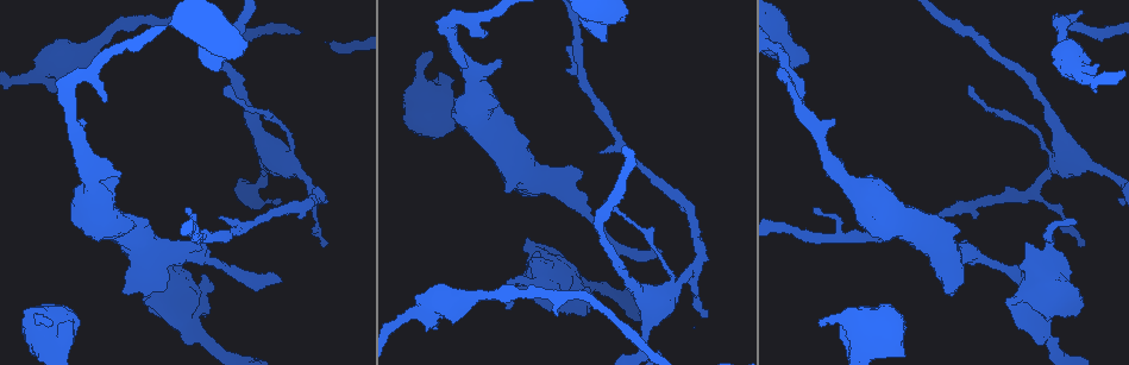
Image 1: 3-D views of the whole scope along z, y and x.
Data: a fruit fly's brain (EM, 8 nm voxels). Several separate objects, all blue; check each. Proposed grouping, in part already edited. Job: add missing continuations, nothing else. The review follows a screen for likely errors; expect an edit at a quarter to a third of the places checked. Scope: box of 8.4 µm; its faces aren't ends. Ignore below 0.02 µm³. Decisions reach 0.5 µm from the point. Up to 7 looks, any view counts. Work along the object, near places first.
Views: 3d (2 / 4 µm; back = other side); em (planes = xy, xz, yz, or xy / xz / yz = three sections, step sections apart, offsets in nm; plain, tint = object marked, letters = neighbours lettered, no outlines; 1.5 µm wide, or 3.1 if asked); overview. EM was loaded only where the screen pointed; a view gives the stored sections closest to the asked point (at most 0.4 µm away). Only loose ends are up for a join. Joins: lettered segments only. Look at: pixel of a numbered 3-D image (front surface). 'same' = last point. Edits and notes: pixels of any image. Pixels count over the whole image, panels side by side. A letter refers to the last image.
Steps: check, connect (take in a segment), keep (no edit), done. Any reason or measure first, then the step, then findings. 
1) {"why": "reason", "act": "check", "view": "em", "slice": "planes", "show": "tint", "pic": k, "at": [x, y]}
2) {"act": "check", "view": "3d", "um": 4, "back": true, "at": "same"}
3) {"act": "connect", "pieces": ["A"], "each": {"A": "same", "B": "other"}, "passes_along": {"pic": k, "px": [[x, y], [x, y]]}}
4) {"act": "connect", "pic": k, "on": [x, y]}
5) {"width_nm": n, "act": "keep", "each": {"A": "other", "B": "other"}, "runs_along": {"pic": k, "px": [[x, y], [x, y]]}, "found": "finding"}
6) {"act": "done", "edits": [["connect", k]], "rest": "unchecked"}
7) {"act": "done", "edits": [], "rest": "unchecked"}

{"why": "free end", "act": "check", "view": "em", "slice": "yz", "step": 8, "show": "letters", "pic": 1, "at": [501, 63]}

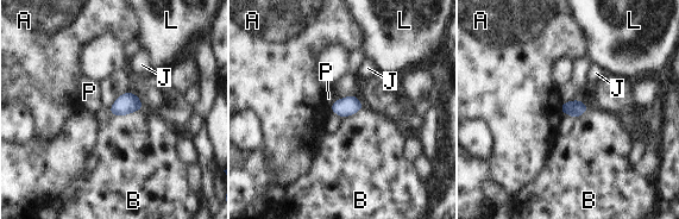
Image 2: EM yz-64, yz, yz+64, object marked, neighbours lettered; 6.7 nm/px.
{"why": "another direction", "act": "check", "view": "em", "slice": "xz", "step": 8, "show": "letters", "at": "same"}

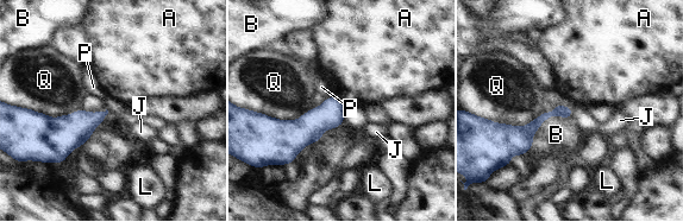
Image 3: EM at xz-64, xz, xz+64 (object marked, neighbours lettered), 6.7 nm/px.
{"act": "keep", "each": {"A": "other", "B": "other", "J": "other", "L": "other", "P": "other", "Q": "other"}, "border": {"pic": 3, "px": [[570, 115], [547, 118], [530, 148]]}, "found": "none of them fits"}

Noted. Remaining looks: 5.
{"why": "an open end", "act": "check", "view": "3d", "um": 4, "pic": 1, "at": [200, 246]}

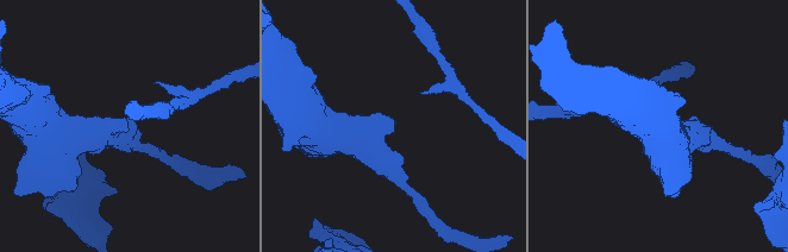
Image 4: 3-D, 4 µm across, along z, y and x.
{"why": "need the tissue", "act": "check", "view": "em", "slice": "planes", "show": "tint", "pic": 4, "at": [394, 125]}

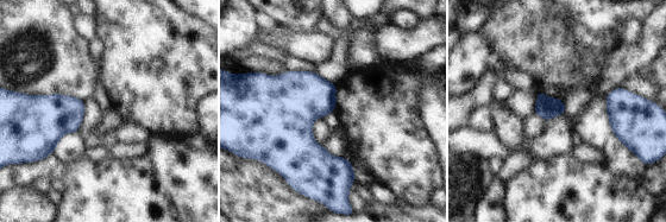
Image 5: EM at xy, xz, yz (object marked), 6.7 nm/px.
{"act": "check", "view": "em", "slice": "planes", "show": "letters", "at": "same"}

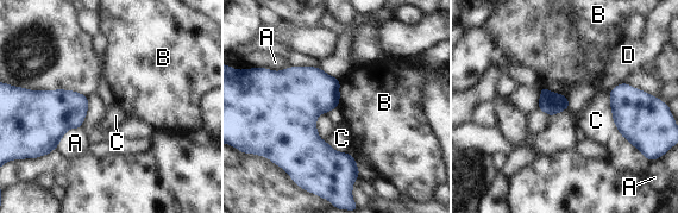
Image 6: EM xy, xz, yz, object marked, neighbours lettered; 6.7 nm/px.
{"act": "keep", "each": {"A": "other", "B": "other", "C": "other", "D": "other"}, "border": {"pic": 6, "px": [[340, 79], [339, 104], [337, 107]]}, "found": "no lettered segment goes on from it"}

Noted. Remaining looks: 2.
{"why": "free end", "act": "check", "view": "em", "um": 3.1, "slice": "planes", "show": "letters", "pic": 1, "at": [1026, 243]}

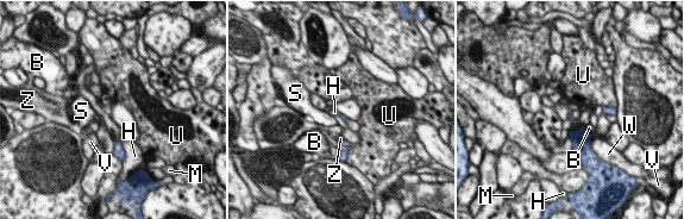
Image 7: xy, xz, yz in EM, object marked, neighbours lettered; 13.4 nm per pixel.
{"act": "keep", "each": {"B": "other", "H": "other", "M": "other", "S": "other", "U": "other", "V": "other", "W": "other", "Z": "other"}, "border": {"pic": 7, "px": [[115, 141], [121, 144], [126, 154]]}, "found": "none of them fits"}

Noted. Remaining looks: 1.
{"act": "done", "edits": [], "rest": "unchecked"}

